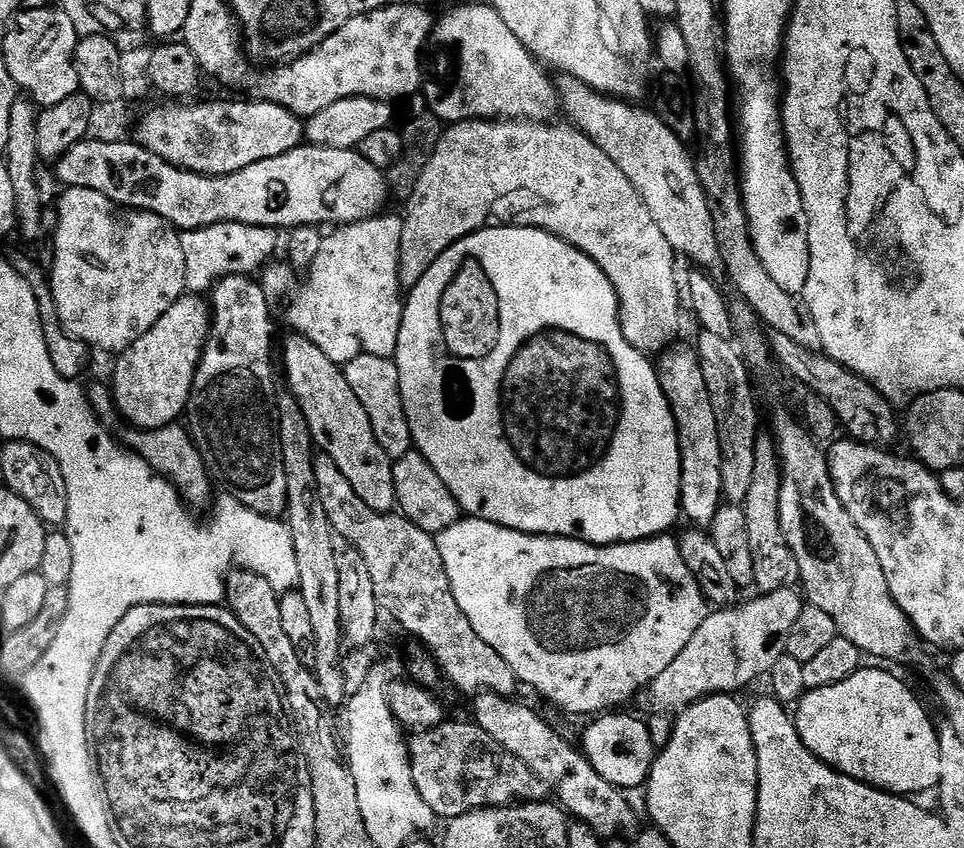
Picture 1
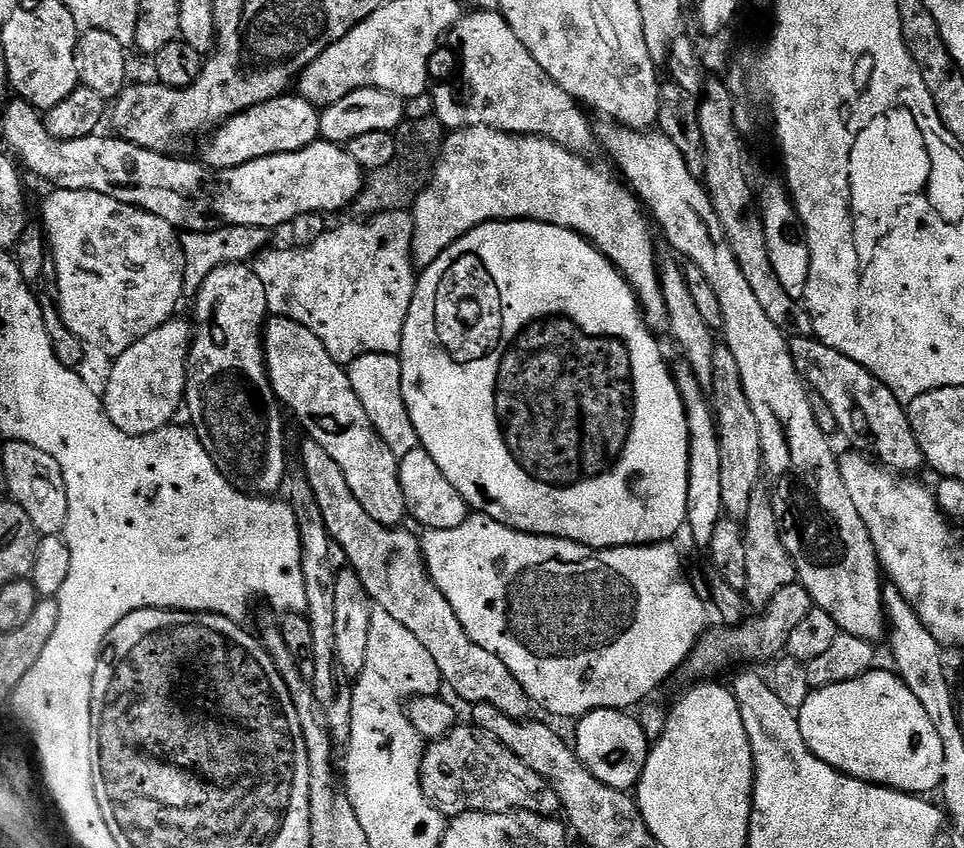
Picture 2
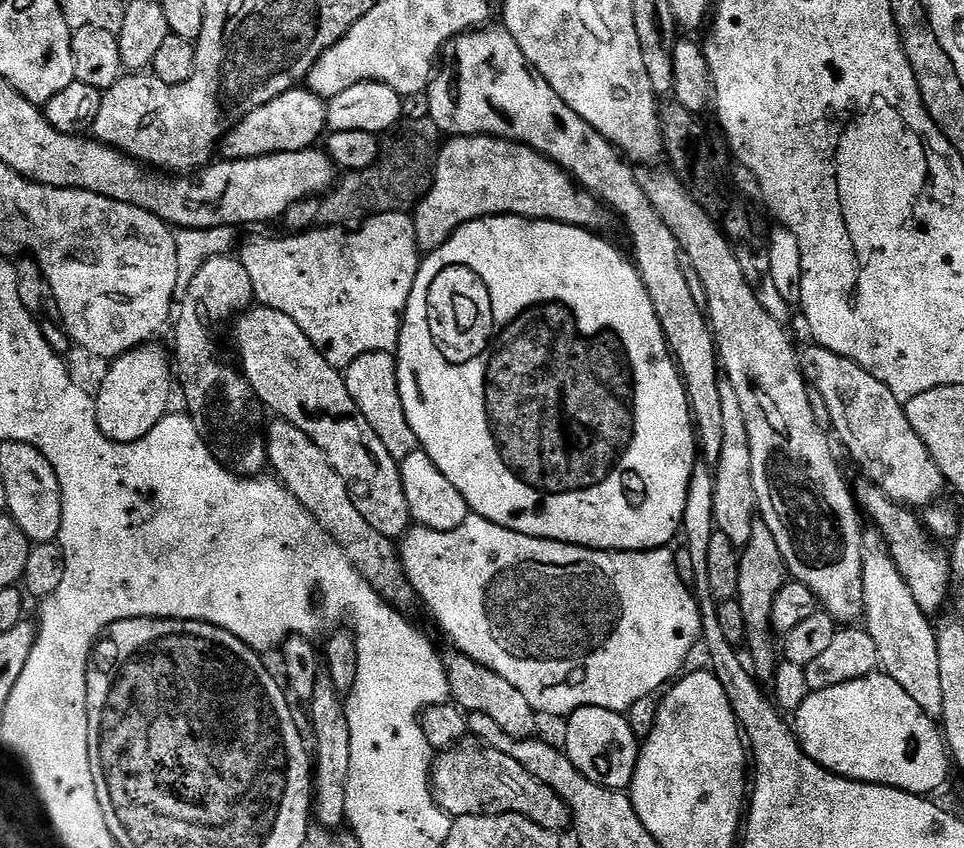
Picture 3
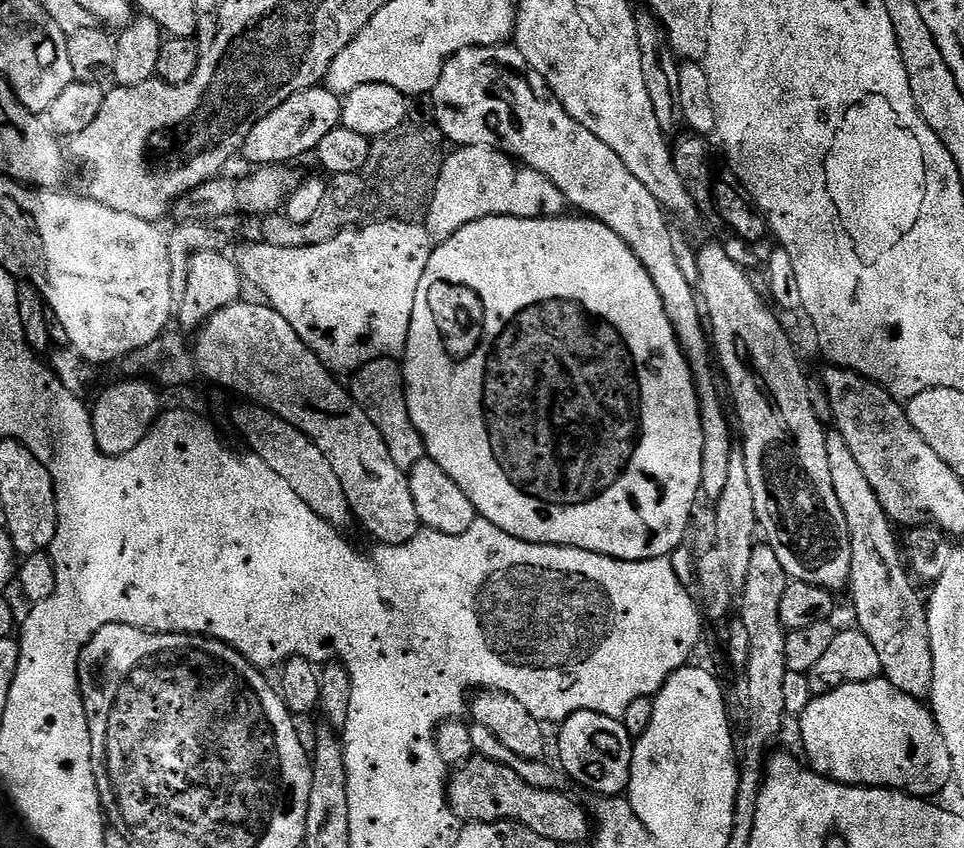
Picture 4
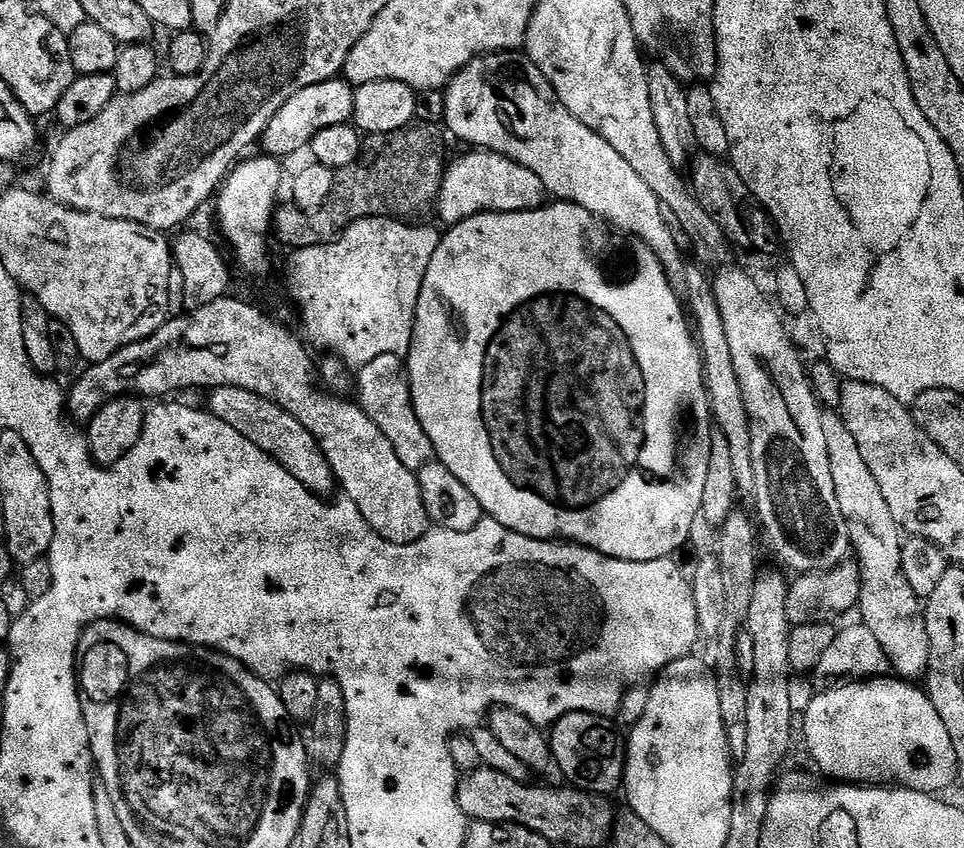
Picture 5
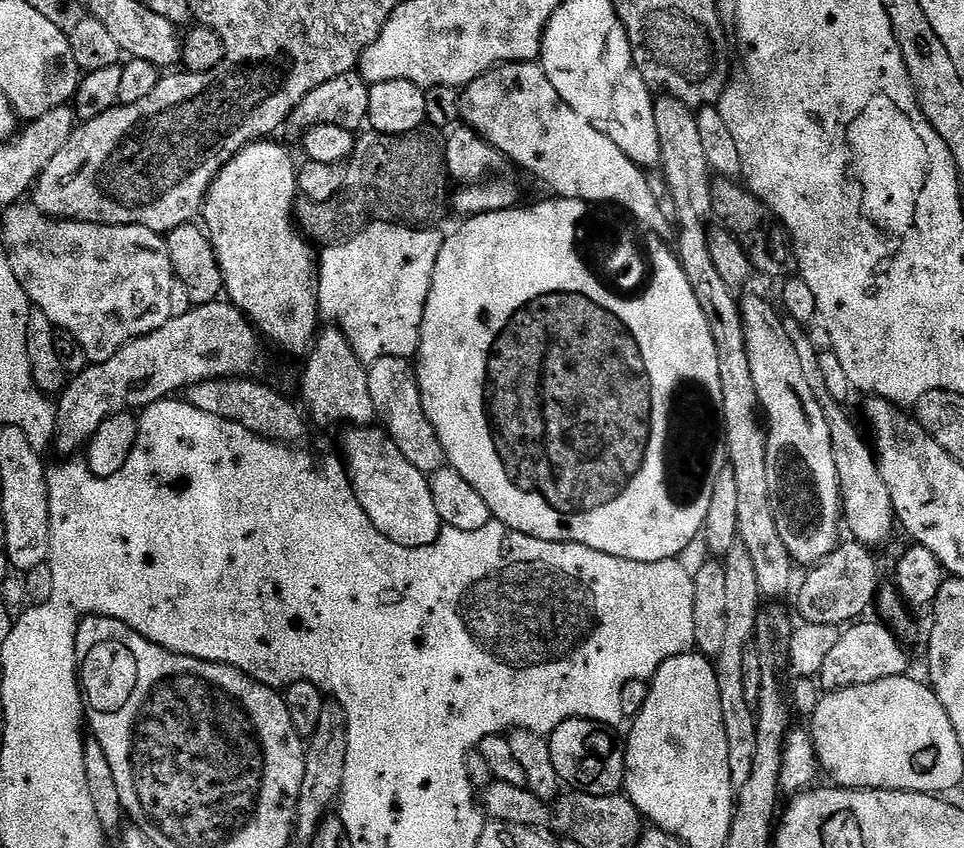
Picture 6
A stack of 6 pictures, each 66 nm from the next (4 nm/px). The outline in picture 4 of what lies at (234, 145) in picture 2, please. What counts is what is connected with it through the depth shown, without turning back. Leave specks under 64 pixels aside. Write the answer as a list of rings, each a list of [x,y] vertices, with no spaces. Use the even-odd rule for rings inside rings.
[[[327,87],[308,88],[305,92],[296,92],[282,106],[270,110],[246,134],[242,156],[252,166],[284,166],[287,160],[296,160],[299,156],[315,153],[316,147],[330,134],[330,130],[341,127],[341,97],[329,92]]]

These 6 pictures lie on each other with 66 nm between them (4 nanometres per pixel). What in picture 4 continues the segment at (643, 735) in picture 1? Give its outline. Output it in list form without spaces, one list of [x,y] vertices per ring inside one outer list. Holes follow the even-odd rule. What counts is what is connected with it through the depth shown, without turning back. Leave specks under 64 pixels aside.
[[[575,712],[559,725],[559,767],[565,777],[600,796],[618,796],[628,791],[632,765],[633,733],[628,733],[623,719],[601,712]]]

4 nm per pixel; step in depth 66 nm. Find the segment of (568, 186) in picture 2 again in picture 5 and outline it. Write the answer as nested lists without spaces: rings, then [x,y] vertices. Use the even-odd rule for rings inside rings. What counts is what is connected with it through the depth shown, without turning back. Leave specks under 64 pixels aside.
[[[468,150],[465,156],[447,165],[444,180],[440,183],[440,199],[438,201],[438,216],[445,220],[445,225],[451,226],[461,220],[469,220],[479,212],[528,212],[532,208],[539,208],[545,203],[546,193],[544,184],[526,166],[514,162],[497,152],[487,150]]]

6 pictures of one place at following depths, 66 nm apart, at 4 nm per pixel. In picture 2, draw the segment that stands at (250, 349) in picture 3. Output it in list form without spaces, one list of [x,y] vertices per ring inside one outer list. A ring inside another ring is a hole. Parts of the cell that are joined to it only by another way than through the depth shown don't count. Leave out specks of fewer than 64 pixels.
[[[272,316],[265,323],[262,347],[268,384],[274,390],[277,401],[296,415],[297,422],[304,427],[303,435],[318,442],[318,446],[322,446],[322,450],[326,450],[326,454],[338,462],[338,470],[342,470],[346,486],[350,486],[350,494],[358,498],[358,506],[362,506],[362,510],[366,510],[366,514],[370,514],[370,518],[382,526],[394,528],[403,525],[408,507],[402,498],[400,461],[397,456],[390,454],[390,446],[378,438],[370,418],[366,418],[366,410],[362,410],[362,402],[358,402],[358,394],[354,394],[354,386],[350,386],[345,365],[334,362],[334,358],[326,354],[326,346],[318,342],[318,334],[310,334],[306,326],[294,322],[289,316]]]

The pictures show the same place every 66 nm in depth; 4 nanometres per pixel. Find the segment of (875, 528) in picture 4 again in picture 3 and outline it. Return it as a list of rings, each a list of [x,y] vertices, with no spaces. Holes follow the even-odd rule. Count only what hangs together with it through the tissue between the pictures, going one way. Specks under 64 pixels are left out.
[[[875,530],[864,532],[862,542],[862,590],[864,591],[864,611],[867,613],[867,627],[874,630],[881,645],[887,646],[892,635],[897,632],[900,644],[908,643],[908,660],[900,668],[891,669],[890,675],[927,716],[939,718],[942,714],[942,673],[938,671],[937,629],[932,628],[929,613],[923,612],[910,594],[910,586],[902,578],[894,558],[888,553],[888,544]]]

